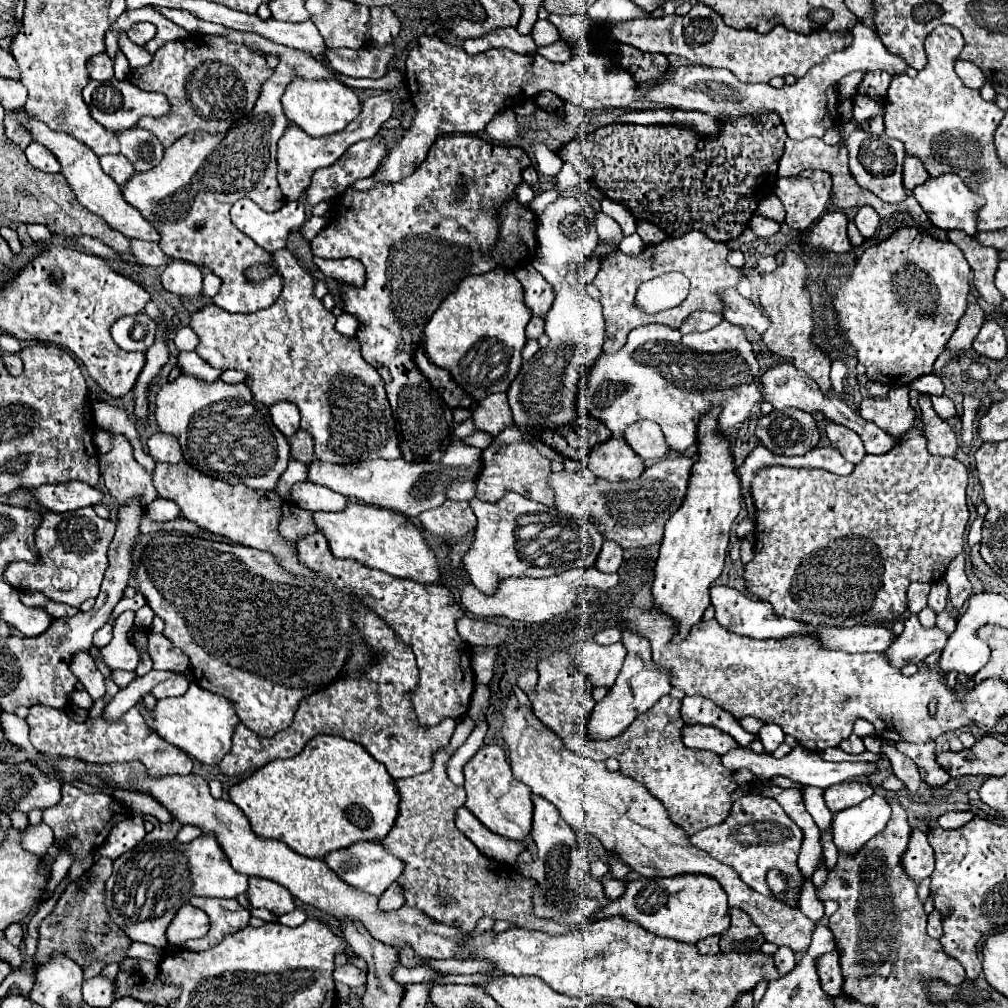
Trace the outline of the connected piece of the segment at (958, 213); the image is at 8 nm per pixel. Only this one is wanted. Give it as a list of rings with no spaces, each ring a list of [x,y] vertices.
[[[950,173],[950,175],[930,177],[926,183],[914,187],[912,195],[922,205],[922,209],[926,211],[926,215],[932,221],[934,227],[940,227],[940,229],[962,229],[968,235],[976,233],[976,209],[984,201],[980,197],[976,197],[974,193],[970,193],[970,189],[962,183],[962,179],[958,175]]]

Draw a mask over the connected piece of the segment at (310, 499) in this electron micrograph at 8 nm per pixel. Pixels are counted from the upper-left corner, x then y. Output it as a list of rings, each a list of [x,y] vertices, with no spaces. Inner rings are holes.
[[[308,481],[296,483],[292,487],[292,501],[308,511],[344,511],[350,503],[348,497]]]

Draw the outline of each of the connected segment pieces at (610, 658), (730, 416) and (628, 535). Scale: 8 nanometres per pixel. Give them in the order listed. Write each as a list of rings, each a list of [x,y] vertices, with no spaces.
[[[584,639],[572,645],[570,655],[574,659],[574,665],[590,679],[594,687],[610,689],[622,669],[626,649],[620,641],[604,647],[594,639]]]
[[[722,321],[718,327],[706,333],[684,334],[666,325],[636,327],[634,331],[630,331],[626,345],[618,353],[614,353],[614,357],[600,357],[598,363],[594,363],[594,367],[590,369],[590,375],[582,379],[578,409],[580,415],[590,415],[604,421],[614,435],[622,433],[634,421],[650,419],[662,427],[670,451],[682,453],[698,443],[698,423],[708,411],[720,409],[718,427],[720,431],[726,431],[742,423],[758,401],[760,367],[754,349],[746,339],[746,331],[740,325]]]
[[[672,457],[654,463],[630,483],[606,483],[596,479],[588,491],[588,501],[592,515],[606,527],[604,537],[624,549],[658,545],[662,541],[664,523],[678,511],[686,497],[692,465],[694,459],[690,457]]]

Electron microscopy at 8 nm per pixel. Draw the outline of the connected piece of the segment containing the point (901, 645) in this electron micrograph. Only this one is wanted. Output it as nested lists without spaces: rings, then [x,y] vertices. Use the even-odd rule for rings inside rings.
[[[910,615],[904,621],[904,631],[892,641],[884,655],[892,667],[902,669],[908,663],[920,663],[934,651],[942,651],[946,639],[948,635],[944,631],[940,631],[938,627],[924,629],[918,623],[918,617]]]

